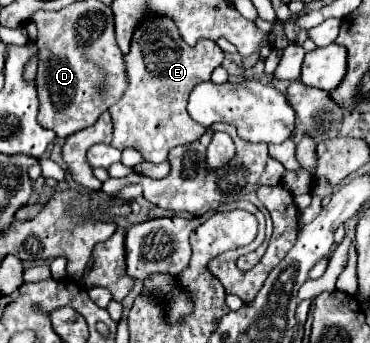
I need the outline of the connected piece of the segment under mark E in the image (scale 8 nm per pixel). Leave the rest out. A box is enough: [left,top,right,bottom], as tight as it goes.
[110,18,224,164]

